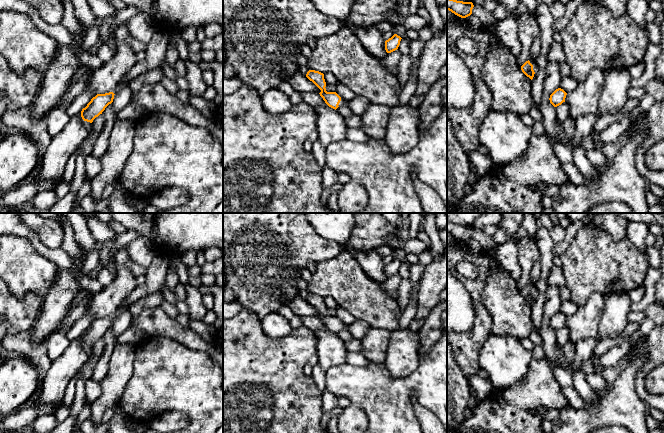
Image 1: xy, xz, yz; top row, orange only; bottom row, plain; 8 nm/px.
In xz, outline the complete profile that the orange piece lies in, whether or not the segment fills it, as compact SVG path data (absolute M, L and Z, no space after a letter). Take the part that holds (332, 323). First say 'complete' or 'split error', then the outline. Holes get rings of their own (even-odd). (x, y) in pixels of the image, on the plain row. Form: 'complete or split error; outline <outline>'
split error; outline M309 294L306 301L321 314L319 318L329 331L336 334L340 330L348 330L349 326L341 322L336 316L326 315L326 306L323 297Z

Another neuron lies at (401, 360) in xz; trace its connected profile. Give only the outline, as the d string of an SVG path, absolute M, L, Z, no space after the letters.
M408 330L392 332L384 366L393 377L406 377L418 367L419 336Z

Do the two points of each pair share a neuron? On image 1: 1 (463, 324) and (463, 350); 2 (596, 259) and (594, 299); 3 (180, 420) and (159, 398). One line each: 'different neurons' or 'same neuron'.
1: different neurons
2: different neurons
3: different neurons

